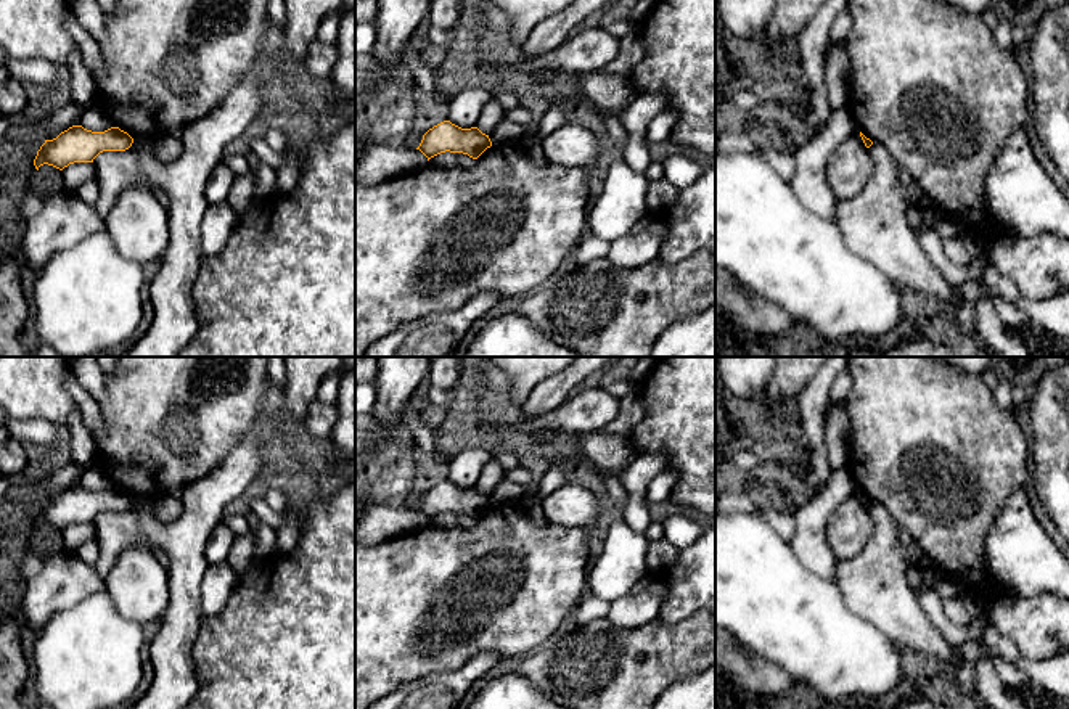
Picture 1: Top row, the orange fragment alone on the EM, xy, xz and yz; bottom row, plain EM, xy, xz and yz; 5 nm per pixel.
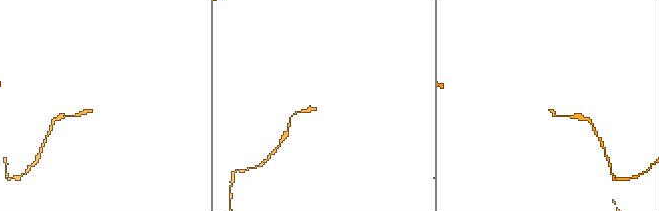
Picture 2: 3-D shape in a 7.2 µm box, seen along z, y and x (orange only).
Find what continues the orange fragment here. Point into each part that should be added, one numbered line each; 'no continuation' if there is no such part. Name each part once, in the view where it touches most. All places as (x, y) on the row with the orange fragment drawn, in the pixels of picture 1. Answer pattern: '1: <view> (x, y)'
no continuation

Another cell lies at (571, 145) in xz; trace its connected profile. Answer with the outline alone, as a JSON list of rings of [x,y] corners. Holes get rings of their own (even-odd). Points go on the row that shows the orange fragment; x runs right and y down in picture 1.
[[[567,122],[543,140],[543,154],[555,164],[585,167],[598,158],[600,146],[592,130]]]

